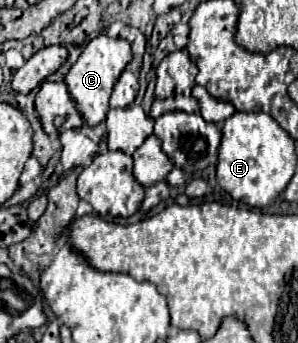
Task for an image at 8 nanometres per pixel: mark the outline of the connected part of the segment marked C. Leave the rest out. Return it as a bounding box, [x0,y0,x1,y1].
[66,35,132,127]

